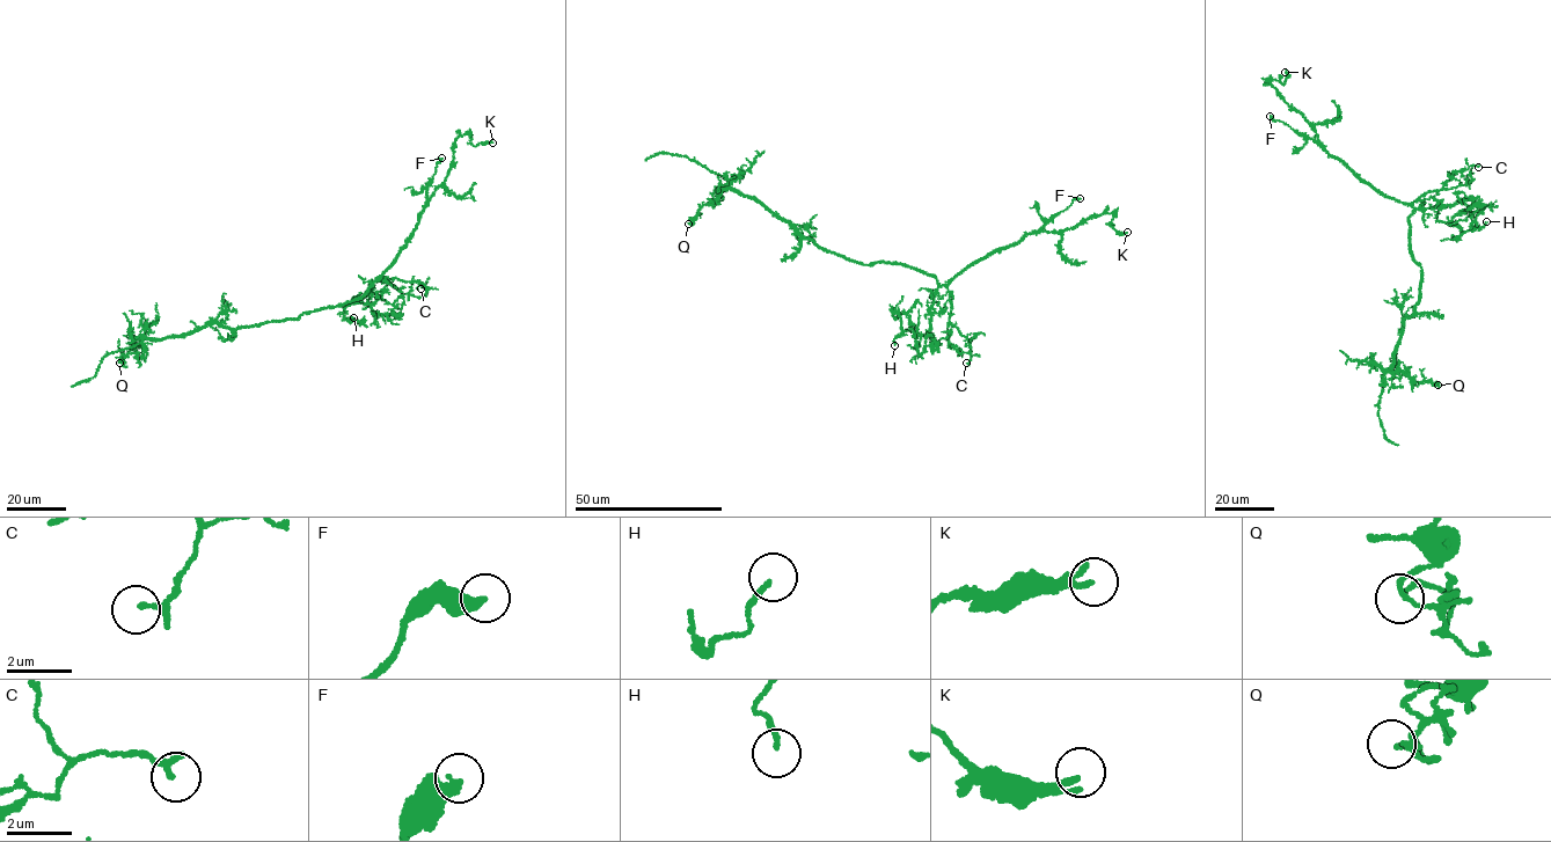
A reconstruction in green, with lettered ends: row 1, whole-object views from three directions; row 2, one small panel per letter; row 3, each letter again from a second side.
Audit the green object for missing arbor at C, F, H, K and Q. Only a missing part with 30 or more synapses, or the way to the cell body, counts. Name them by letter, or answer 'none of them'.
none of them

